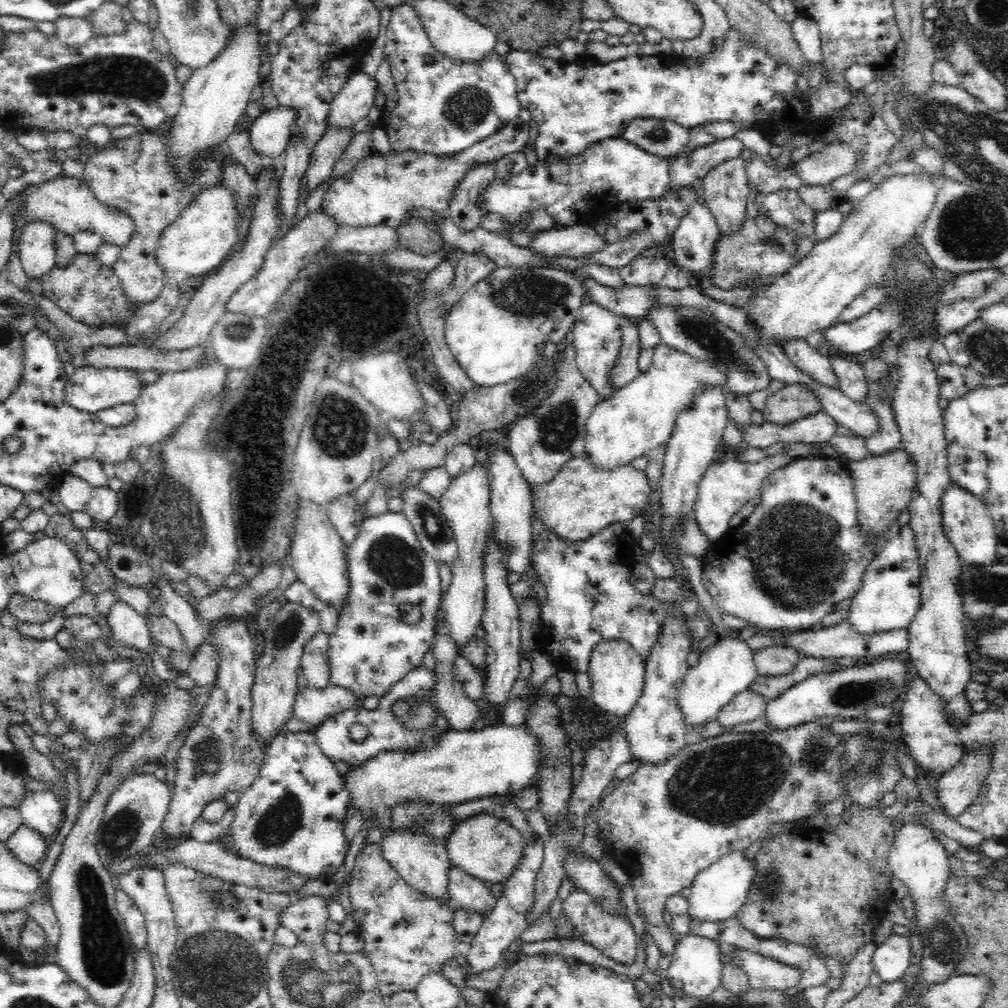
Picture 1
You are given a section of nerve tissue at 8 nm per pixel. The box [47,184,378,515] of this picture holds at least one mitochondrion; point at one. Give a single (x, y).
(340, 429)

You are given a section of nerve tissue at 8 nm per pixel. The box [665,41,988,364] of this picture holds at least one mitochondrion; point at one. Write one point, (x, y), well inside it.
(772, 241)

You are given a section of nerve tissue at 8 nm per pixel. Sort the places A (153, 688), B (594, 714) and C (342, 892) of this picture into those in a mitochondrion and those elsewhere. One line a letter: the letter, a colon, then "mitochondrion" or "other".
A: other
B: other
C: other

